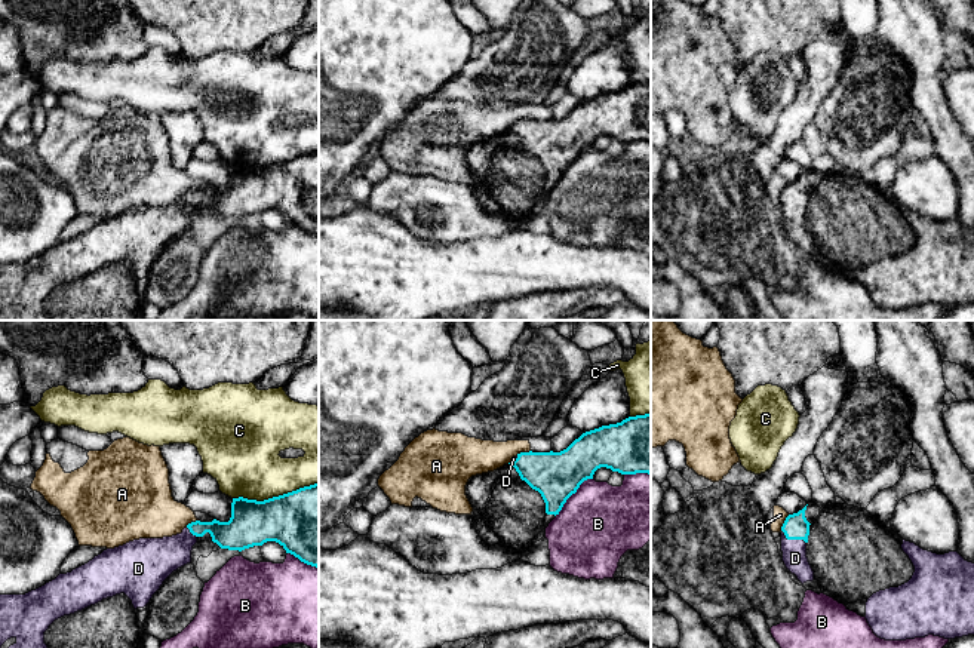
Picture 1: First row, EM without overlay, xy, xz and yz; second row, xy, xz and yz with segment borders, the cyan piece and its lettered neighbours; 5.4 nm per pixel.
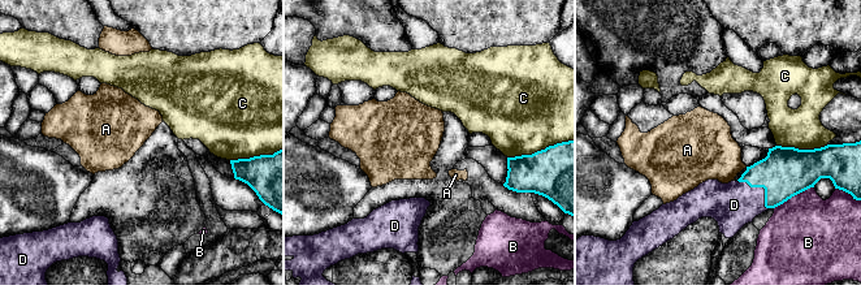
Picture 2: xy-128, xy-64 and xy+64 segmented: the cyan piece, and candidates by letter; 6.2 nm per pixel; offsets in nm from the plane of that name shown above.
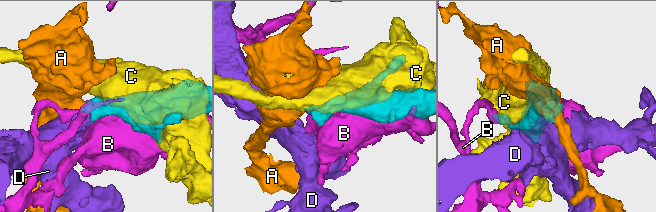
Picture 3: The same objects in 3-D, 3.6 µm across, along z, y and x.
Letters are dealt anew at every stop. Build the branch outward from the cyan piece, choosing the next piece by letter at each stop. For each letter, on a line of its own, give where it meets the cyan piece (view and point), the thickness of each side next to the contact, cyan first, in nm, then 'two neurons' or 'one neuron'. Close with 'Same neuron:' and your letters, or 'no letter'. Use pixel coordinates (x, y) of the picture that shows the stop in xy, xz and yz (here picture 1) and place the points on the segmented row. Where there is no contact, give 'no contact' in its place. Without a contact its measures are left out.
A: contact yz (784, 522); calibres 140 and 70 nm; two neurons
B: contact xz (572, 493); calibres 260 and 420 nm; two neurons
C: contact xy (275, 497); calibres 400 and 380 nm; two neurons
D: contact yz (792, 539); calibres 140 and 130 nm; one neuron
Same neuron: D

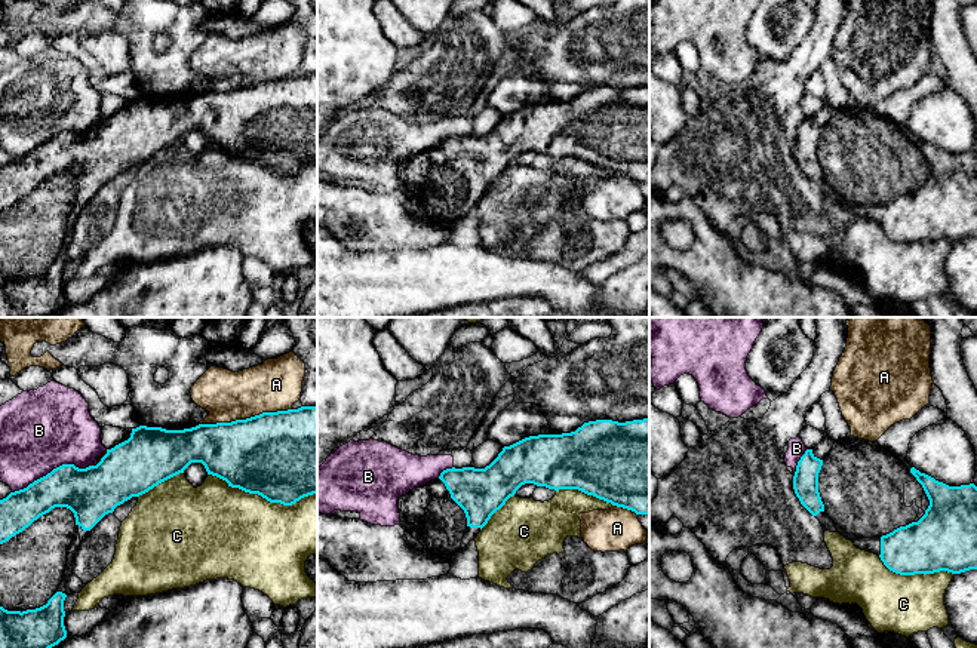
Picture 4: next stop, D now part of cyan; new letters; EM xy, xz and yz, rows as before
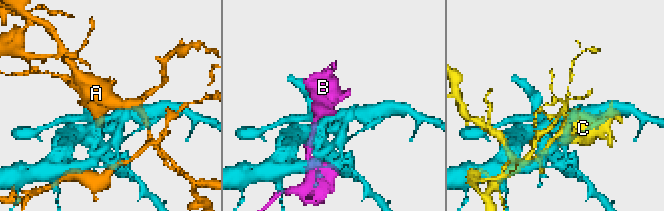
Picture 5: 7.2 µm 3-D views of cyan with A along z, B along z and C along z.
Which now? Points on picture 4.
A: contact xy (246, 418); calibres 460 and 280 nm; two neurons
B: contact xy (54, 469); calibres 280 and 440 nm; two neurons
C: contact xy (263, 497); calibres 480 and 480 nm; two neurons
Same neuron: no letter

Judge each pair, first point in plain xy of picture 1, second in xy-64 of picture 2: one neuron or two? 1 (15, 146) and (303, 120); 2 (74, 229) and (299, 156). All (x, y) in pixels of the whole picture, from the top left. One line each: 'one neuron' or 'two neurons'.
1: two neurons
2: two neurons

